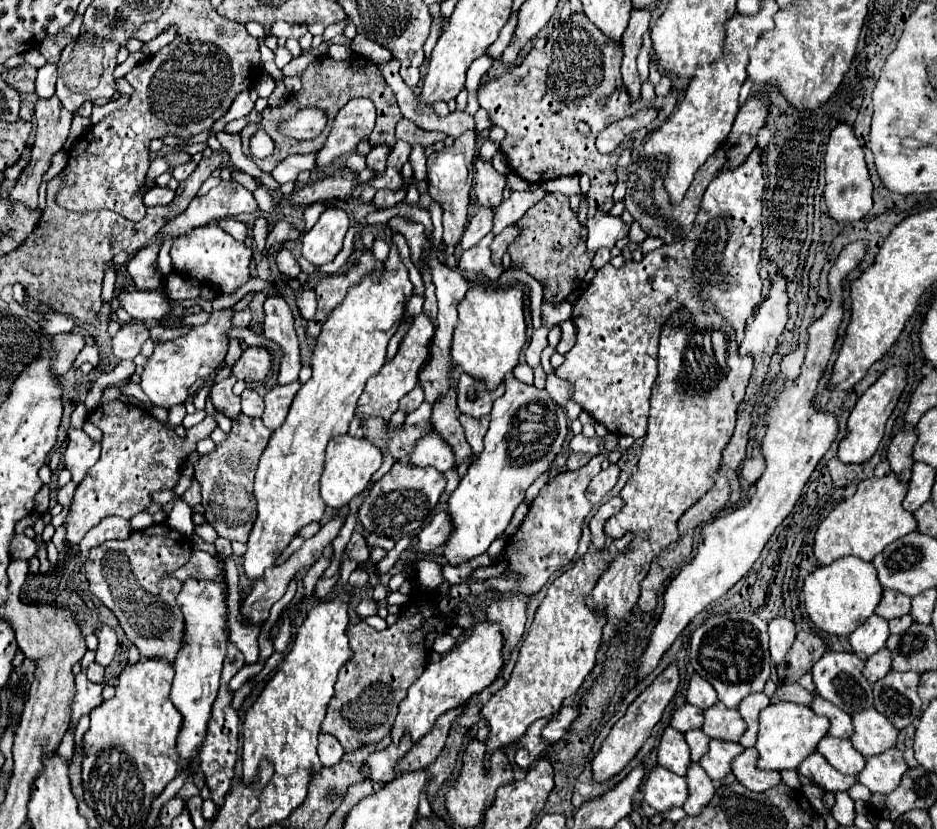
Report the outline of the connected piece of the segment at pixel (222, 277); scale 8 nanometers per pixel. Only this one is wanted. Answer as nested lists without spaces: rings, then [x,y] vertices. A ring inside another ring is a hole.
[[[217,223],[199,227],[189,237],[183,237],[181,241],[173,243],[173,247],[171,247],[173,271],[177,271],[185,277],[193,277],[207,287],[217,289],[219,293],[233,293],[249,281],[251,257],[253,257],[253,249],[249,249],[241,241],[235,241]]]

